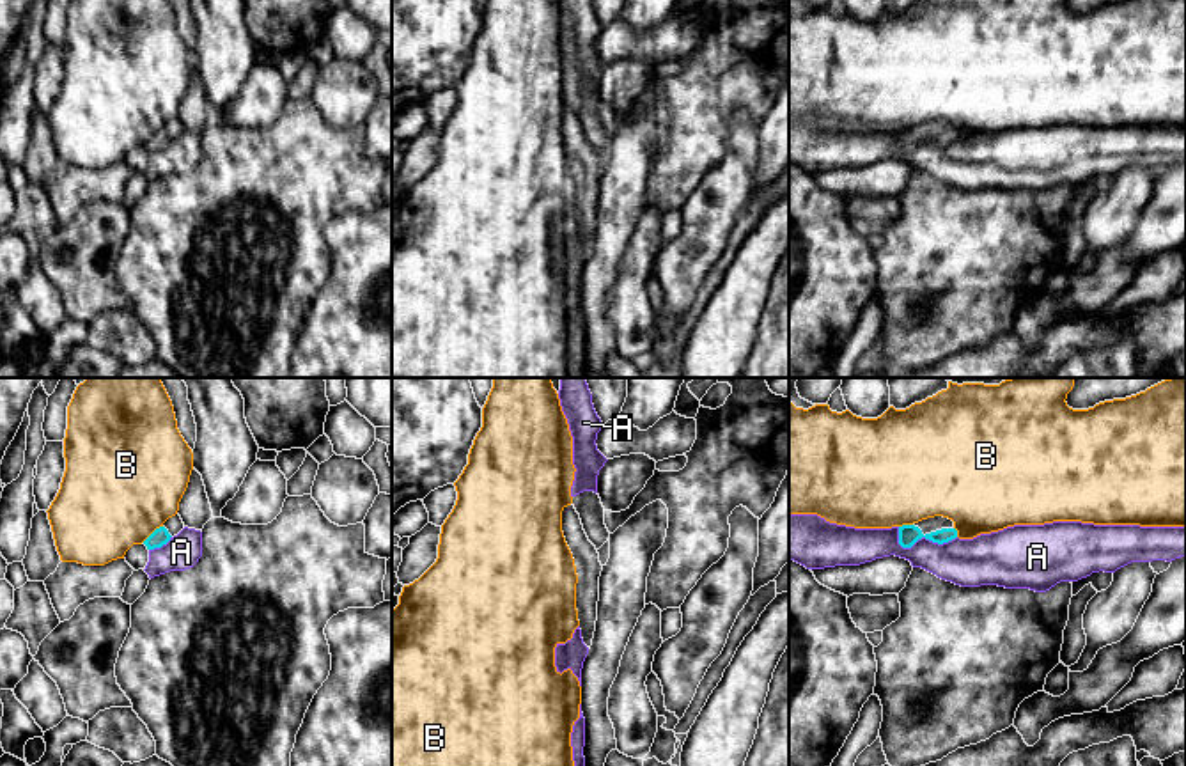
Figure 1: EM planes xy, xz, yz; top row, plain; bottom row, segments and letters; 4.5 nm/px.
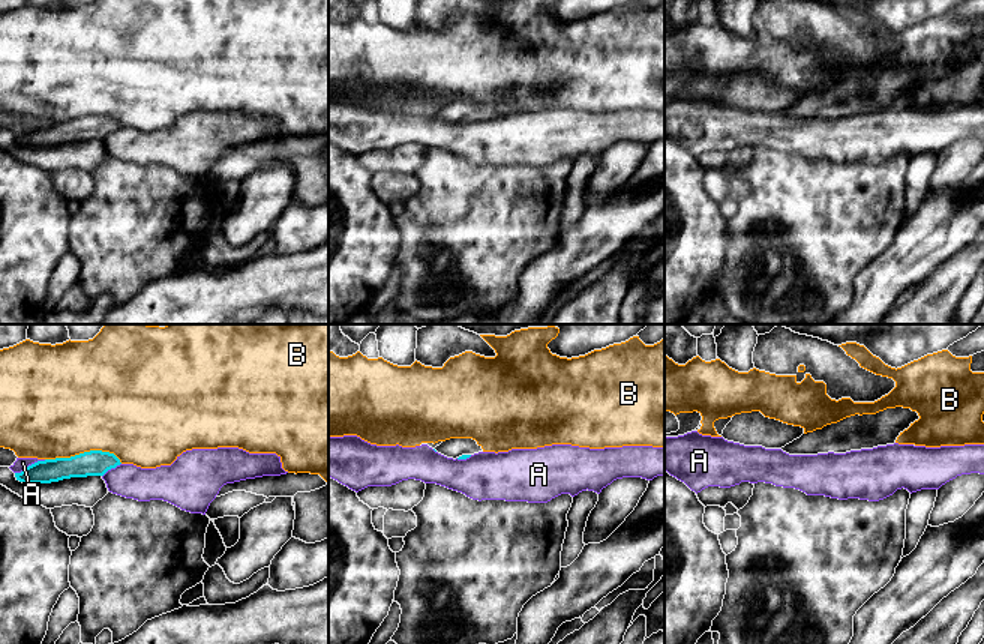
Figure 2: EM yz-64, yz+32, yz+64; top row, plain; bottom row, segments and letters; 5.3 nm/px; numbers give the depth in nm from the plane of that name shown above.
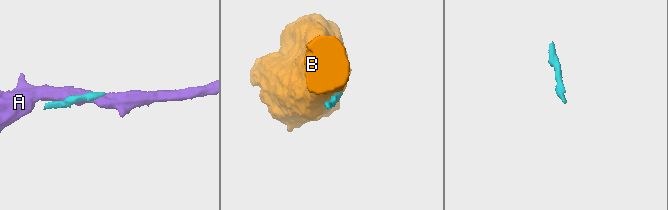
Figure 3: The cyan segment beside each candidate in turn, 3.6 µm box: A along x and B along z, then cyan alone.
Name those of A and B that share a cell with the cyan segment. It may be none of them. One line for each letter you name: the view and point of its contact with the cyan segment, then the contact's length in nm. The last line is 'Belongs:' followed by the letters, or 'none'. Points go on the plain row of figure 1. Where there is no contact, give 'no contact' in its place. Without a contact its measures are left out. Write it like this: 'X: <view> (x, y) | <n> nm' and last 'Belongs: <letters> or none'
Belongs: none

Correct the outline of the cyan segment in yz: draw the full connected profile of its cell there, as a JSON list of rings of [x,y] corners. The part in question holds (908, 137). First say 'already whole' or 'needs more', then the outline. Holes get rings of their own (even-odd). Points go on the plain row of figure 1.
needs more | [[[934,119],[913,128],[899,129],[899,147],[902,151],[911,151],[922,140],[943,147],[956,142],[957,133],[954,131],[954,124],[943,119]]]

